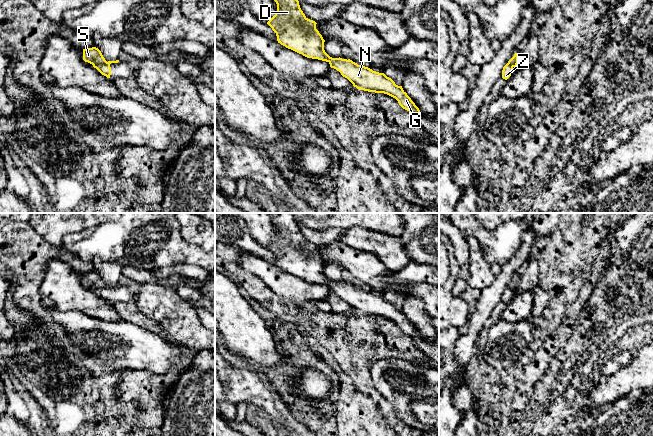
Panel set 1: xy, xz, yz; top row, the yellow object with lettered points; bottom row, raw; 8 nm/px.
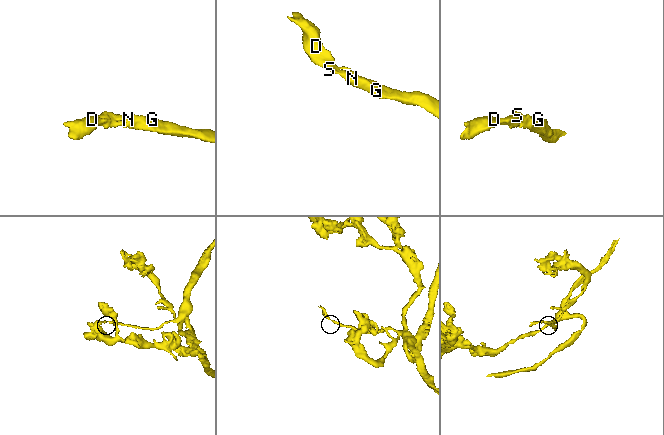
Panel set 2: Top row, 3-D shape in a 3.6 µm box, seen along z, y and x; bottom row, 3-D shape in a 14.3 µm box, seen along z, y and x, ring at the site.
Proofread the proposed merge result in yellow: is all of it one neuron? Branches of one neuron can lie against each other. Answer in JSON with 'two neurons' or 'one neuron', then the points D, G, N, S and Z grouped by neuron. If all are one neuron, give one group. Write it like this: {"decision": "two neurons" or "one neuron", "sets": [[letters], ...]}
{"decision": "one neuron", "sets": [["D", "G", "N", "S", "Z"]]}

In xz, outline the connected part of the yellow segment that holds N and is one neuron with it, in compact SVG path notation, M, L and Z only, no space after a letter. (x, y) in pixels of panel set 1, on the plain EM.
M270 213L277 228L277 236L267 246L276 257L277 265L307 282L326 285L360 314L384 317L395 322L399 329L418 340L419 332L395 306L384 297L358 289L350 283L332 282L324 274L322 259L316 253L316 246L308 243L294 221L293 213Z

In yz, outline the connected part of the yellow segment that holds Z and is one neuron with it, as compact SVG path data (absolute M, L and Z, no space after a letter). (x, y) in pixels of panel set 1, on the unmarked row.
M515 277L514 280L508 285L508 287L503 291L502 302L507 304L511 300L513 292L518 288L518 278Z

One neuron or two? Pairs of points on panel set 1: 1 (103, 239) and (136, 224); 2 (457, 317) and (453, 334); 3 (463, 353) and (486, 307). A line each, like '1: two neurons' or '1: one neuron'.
1: one neuron
2: two neurons
3: one neuron

